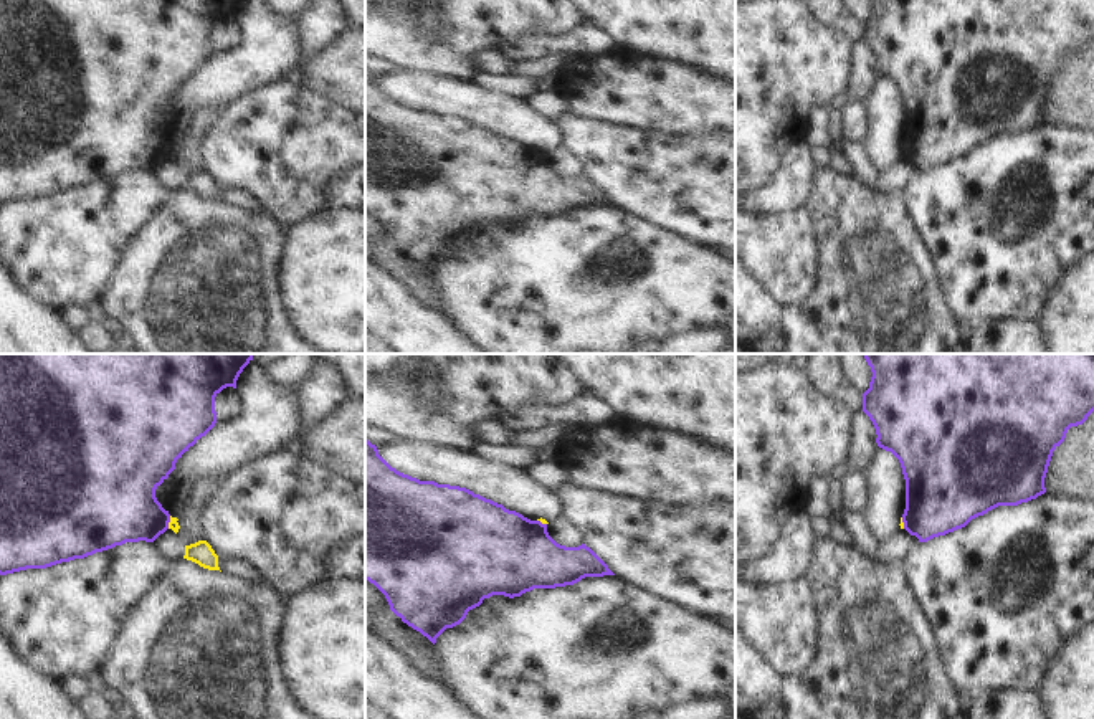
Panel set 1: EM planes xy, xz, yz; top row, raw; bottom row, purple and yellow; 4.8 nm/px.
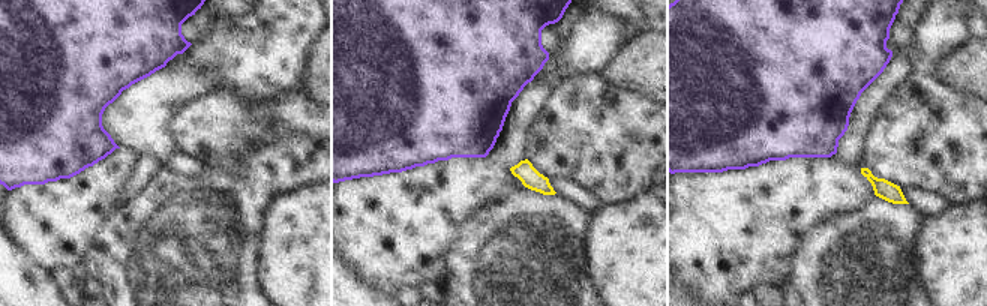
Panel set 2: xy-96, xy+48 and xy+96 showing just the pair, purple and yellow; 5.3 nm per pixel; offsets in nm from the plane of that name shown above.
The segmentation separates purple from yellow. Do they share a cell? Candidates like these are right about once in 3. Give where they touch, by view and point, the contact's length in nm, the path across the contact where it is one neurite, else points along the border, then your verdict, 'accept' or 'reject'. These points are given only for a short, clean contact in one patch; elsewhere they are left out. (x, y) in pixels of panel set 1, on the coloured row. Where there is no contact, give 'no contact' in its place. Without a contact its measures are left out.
xy (169, 521) | 70 nm | along xy (171, 516), (167, 528) | reject

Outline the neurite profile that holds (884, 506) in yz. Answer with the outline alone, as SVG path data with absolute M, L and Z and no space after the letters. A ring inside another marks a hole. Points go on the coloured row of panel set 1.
M882 448L864 471L866 504L863 519L878 542L892 539L904 529L906 479L899 459Z

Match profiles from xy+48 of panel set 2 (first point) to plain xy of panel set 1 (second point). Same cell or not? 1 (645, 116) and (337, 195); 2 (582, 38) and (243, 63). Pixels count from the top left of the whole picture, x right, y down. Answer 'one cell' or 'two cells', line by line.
1: two cells
2: one cell

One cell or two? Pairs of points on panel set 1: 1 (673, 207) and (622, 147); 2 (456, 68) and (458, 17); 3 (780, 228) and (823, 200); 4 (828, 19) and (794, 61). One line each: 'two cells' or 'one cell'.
1: one cell
2: two cells
3: two cells
4: two cells

